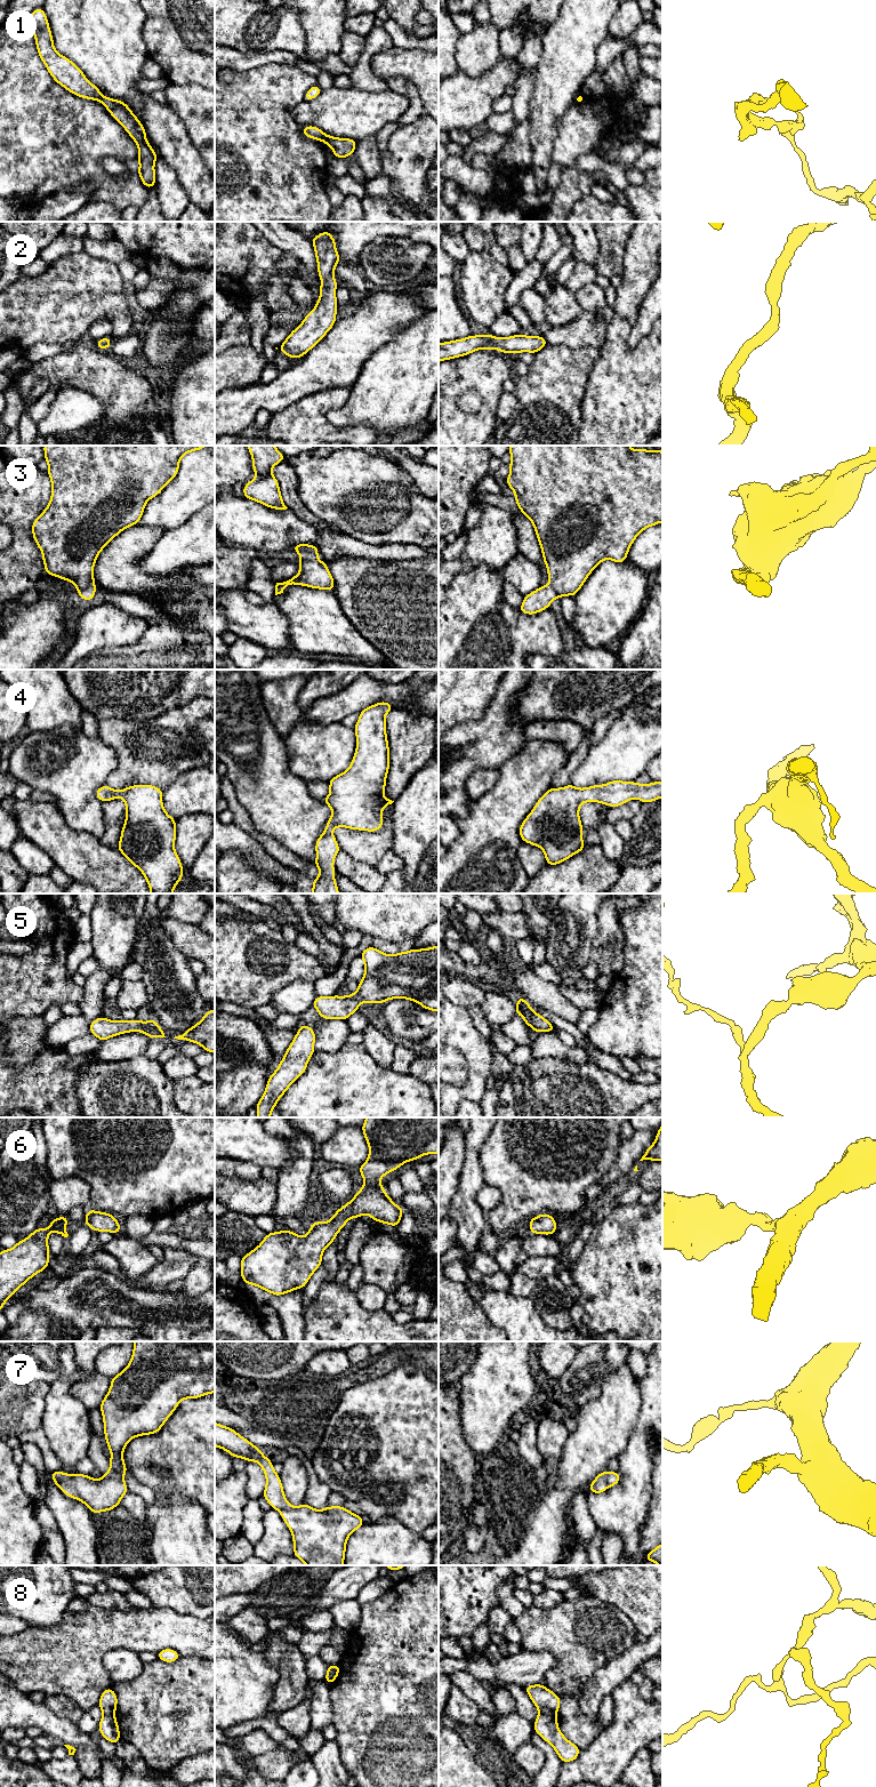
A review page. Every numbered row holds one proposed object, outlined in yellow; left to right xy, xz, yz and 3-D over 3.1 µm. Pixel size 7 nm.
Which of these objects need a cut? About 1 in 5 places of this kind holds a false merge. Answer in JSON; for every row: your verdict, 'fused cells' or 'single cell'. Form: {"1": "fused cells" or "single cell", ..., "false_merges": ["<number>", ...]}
{"1": "fused cells", "2": "single cell", "3": "single cell", "4": "single cell", "5": "single cell", "6": "single cell", "7": "single cell", "8": "fused cells", "false_merges": ["1", "8"]}

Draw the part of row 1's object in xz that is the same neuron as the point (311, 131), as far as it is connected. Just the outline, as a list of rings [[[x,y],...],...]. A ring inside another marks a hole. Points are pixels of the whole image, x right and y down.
[[[304,126],[303,134],[305,137],[314,138],[324,142],[326,134],[318,127]]]

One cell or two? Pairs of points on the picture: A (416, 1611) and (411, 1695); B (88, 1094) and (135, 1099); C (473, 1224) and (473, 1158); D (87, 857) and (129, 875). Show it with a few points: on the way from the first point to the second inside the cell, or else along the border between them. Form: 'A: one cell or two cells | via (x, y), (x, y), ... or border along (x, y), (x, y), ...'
A: one cell | via (417, 1632), (417, 1674)
B: one cell | via (99, 1097), (123, 1099)
C: one cell | via (469, 1208), (472, 1174)
D: one cell | via (97, 865), (104, 867), (113, 875), (119, 875)

